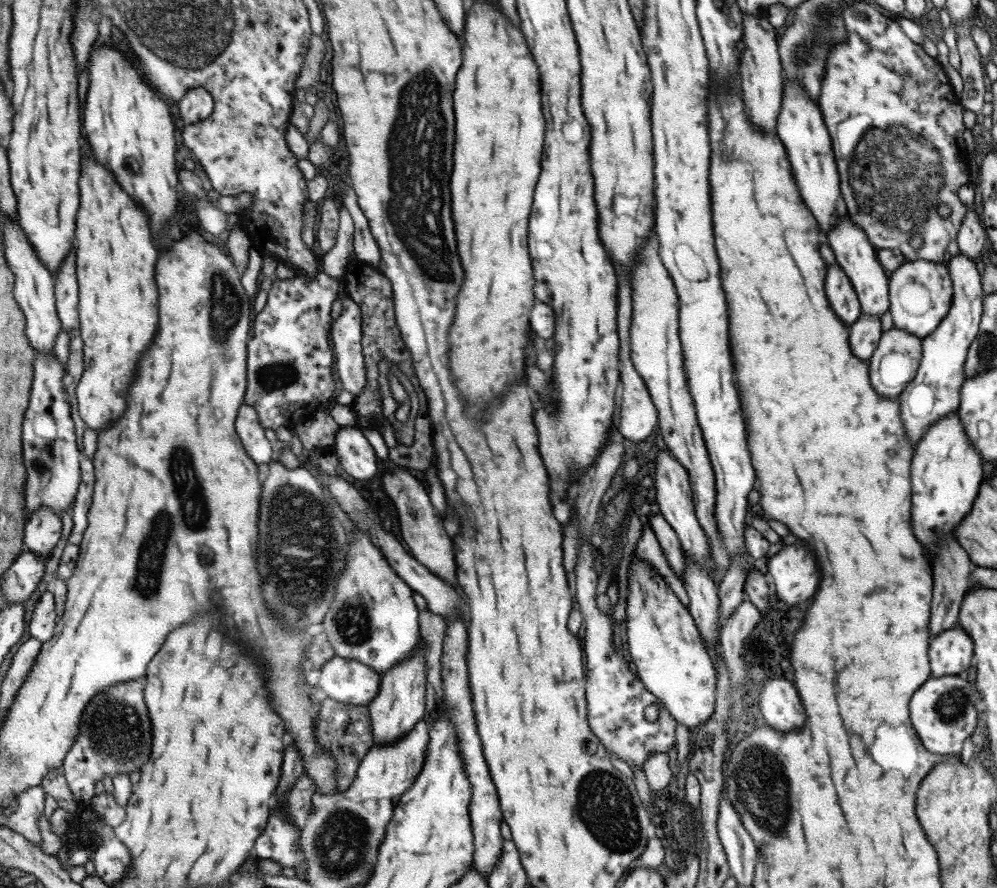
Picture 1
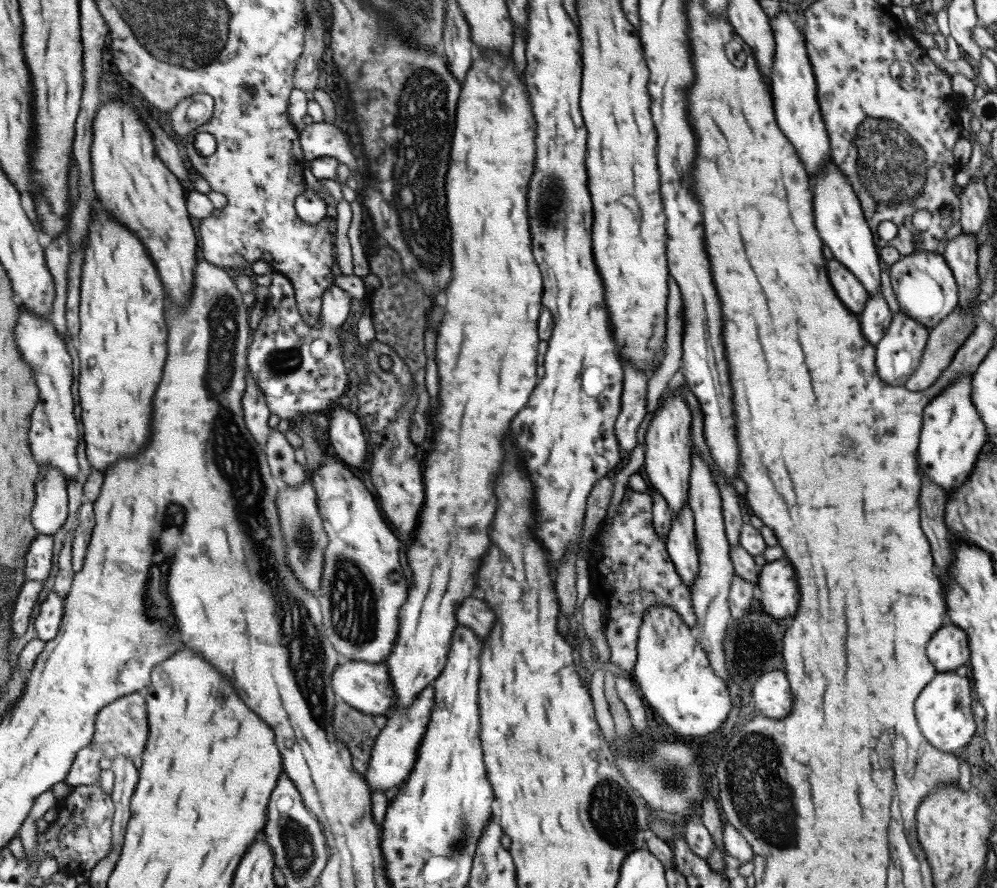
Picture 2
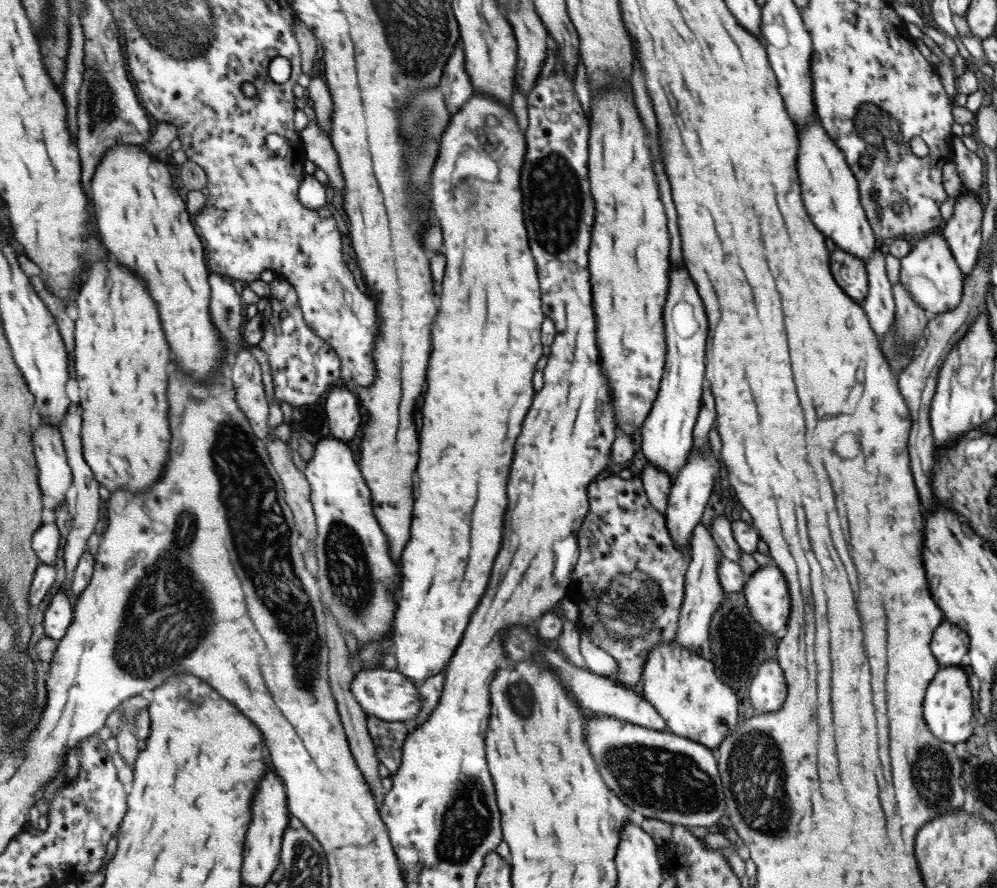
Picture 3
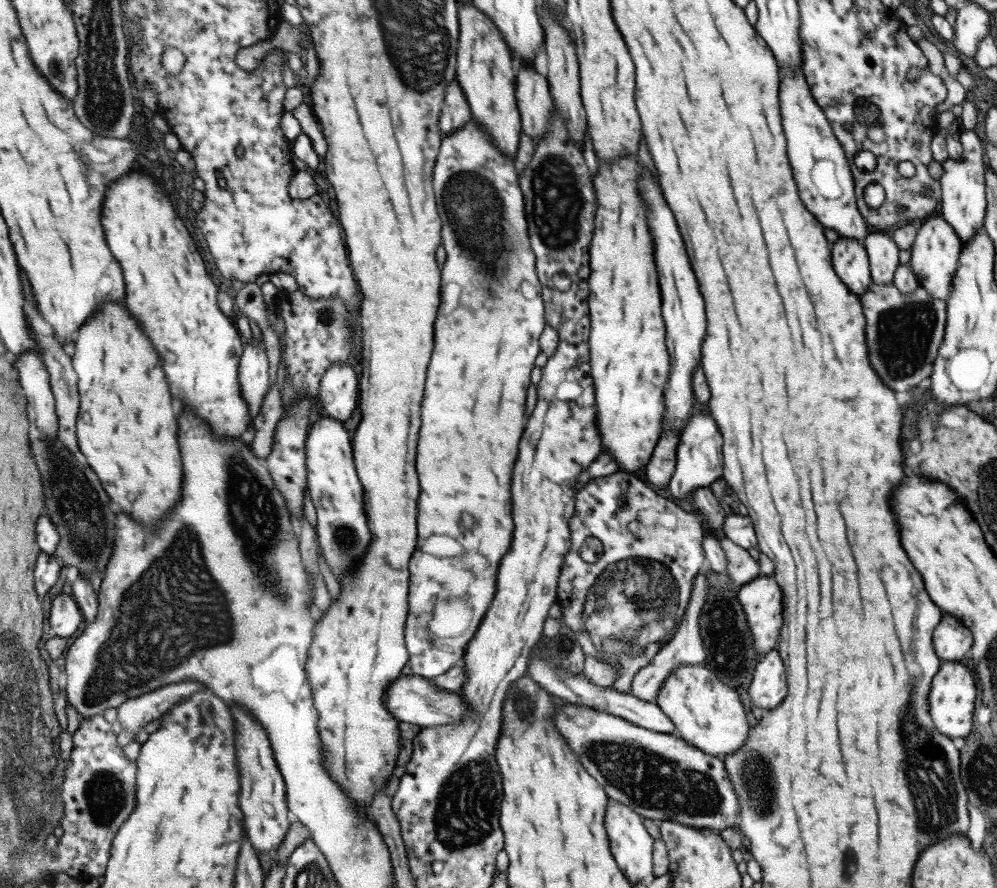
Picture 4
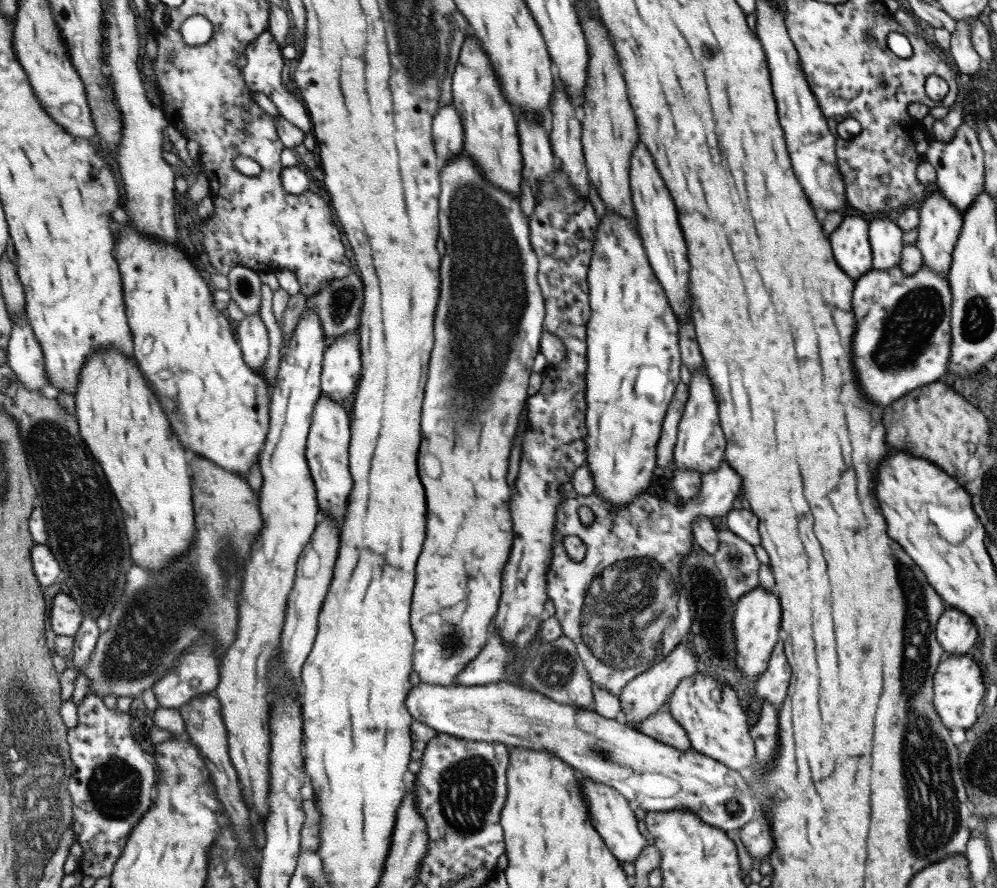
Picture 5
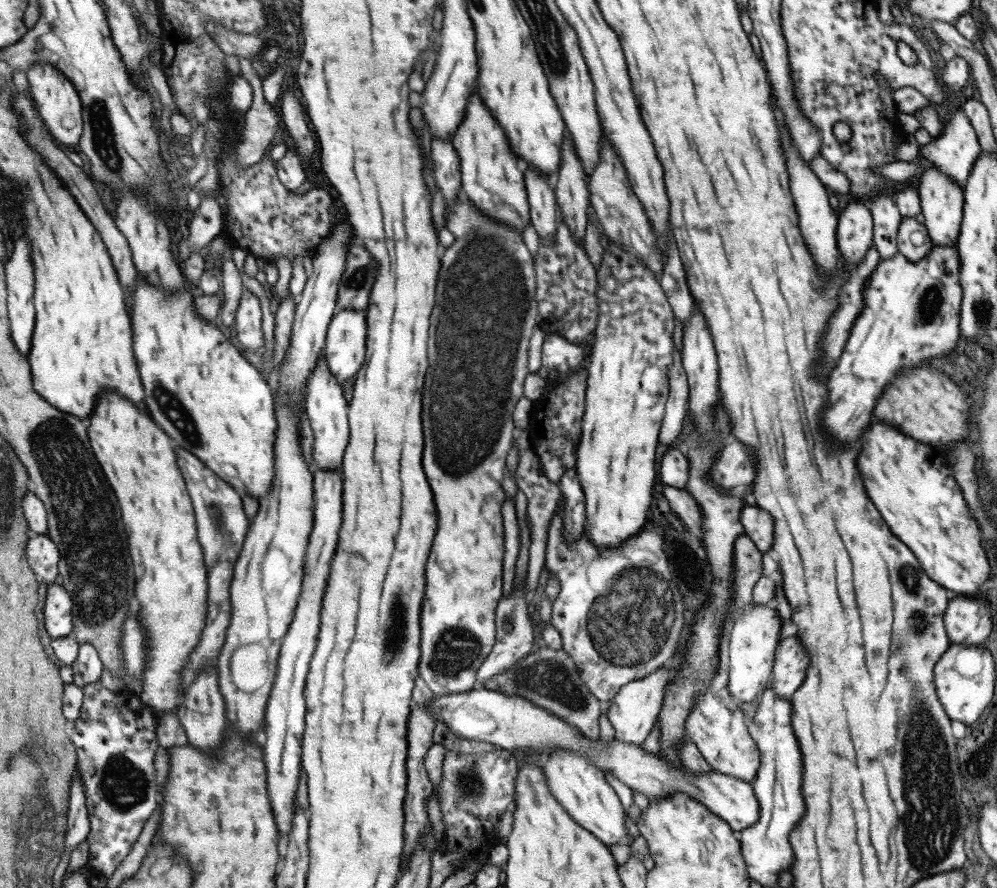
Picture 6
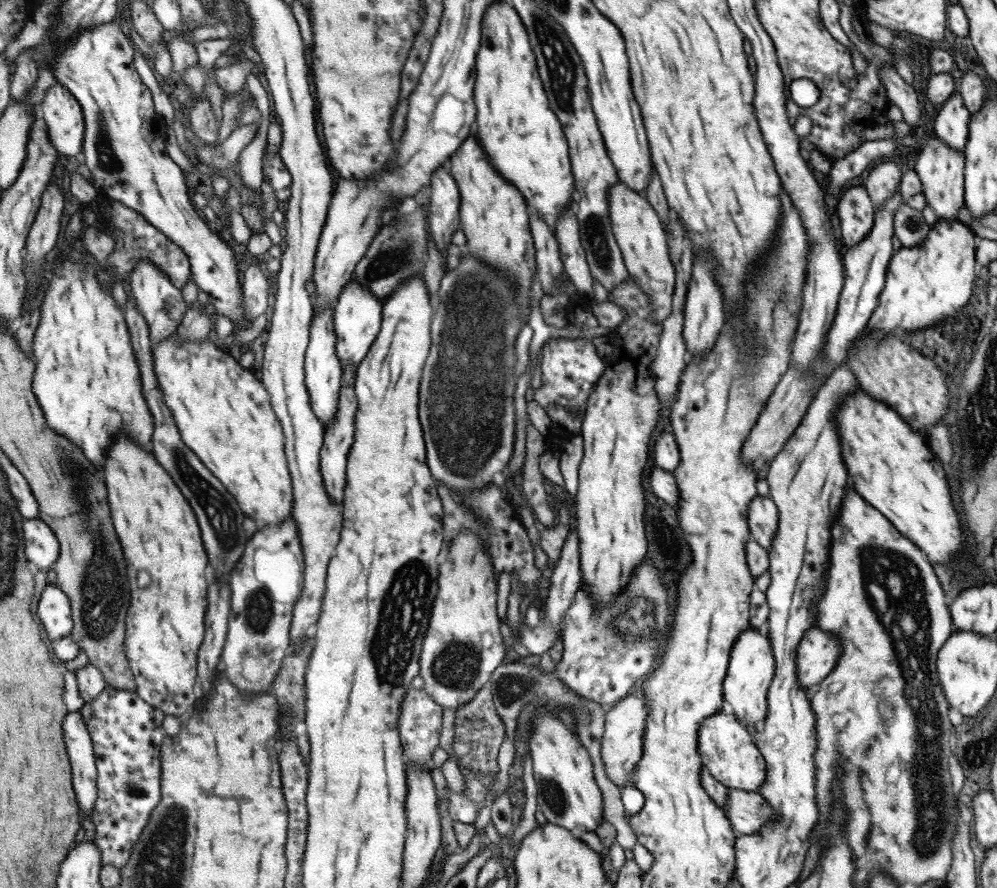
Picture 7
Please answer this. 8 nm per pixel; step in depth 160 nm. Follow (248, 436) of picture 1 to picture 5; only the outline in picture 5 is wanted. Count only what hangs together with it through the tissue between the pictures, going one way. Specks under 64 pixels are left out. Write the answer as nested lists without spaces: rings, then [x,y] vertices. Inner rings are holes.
[[[246,315],[237,325],[237,338],[245,361],[254,371],[259,372],[270,356],[271,341],[267,325],[259,315]]]

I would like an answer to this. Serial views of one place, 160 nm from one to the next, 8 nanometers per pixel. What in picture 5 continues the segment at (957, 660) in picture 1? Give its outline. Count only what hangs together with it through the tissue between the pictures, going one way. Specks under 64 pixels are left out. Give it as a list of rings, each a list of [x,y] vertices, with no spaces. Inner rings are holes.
[[[945,608],[935,624],[935,640],[945,655],[965,655],[976,644],[977,628],[960,610]]]

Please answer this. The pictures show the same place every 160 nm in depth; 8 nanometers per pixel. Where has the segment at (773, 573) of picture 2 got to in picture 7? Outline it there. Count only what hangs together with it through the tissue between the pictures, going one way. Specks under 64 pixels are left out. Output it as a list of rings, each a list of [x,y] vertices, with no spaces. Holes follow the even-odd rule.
[[[747,627],[737,635],[729,653],[725,678],[722,680],[722,701],[729,712],[749,729],[756,729],[766,715],[766,693],[775,670],[769,639],[765,630]]]

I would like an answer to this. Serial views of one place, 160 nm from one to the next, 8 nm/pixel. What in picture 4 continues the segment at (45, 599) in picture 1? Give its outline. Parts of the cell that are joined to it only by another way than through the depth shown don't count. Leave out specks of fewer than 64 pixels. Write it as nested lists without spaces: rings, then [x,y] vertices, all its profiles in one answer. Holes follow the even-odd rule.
[[[68,590],[50,602],[49,624],[56,637],[75,638],[85,626],[80,605]]]

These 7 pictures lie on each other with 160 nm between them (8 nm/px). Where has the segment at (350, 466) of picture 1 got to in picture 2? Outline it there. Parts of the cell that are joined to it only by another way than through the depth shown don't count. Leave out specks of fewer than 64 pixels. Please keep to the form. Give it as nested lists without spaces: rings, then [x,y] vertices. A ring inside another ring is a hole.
[[[339,405],[331,409],[328,441],[337,456],[351,467],[359,467],[365,462],[367,438],[361,434],[361,415]]]

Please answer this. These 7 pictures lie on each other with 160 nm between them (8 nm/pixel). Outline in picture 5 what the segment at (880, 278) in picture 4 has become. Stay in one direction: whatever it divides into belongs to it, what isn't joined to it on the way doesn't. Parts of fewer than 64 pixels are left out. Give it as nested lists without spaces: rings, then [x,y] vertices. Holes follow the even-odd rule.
[[[893,217],[877,218],[867,226],[872,268],[887,270],[897,266],[903,242],[902,230],[894,224]]]

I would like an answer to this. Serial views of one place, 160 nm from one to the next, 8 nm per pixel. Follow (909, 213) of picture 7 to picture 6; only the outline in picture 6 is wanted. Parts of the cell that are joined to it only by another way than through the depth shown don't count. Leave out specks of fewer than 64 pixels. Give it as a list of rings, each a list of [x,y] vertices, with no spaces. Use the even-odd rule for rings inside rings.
[[[900,218],[899,228],[896,230],[897,252],[907,260],[915,262],[923,258],[932,247],[923,224],[914,218]]]

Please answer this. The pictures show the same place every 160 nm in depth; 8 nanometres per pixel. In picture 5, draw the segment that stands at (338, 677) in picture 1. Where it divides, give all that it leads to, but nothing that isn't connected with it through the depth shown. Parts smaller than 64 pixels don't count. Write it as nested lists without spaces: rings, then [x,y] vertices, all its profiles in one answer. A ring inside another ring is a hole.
[[[420,682],[418,685],[413,687],[412,690],[409,690],[406,705],[408,713],[412,714],[413,720],[428,726],[430,729],[433,729],[438,733],[446,733],[447,735],[455,736],[457,738],[475,740],[477,742],[500,742],[501,744],[506,745],[508,749],[511,747],[528,748],[529,750],[544,750],[545,752],[554,754],[565,764],[571,765],[579,776],[583,776],[593,782],[601,783],[602,785],[614,788],[623,798],[625,798],[625,800],[628,800],[628,802],[637,802],[637,804],[639,804],[639,814],[641,814],[642,811],[647,813],[663,813],[665,811],[675,809],[688,809],[689,812],[696,814],[700,818],[701,822],[704,822],[709,826],[728,831],[735,830],[735,828],[740,829],[744,824],[751,821],[758,812],[757,800],[754,799],[754,796],[750,793],[750,788],[747,783],[743,781],[743,778],[739,775],[739,773],[735,770],[727,768],[727,766],[722,765],[720,762],[709,758],[709,756],[699,754],[691,748],[689,750],[677,750],[672,746],[667,746],[666,744],[643,734],[637,729],[625,726],[619,718],[603,718],[595,711],[589,711],[588,709],[581,709],[570,705],[557,704],[557,702],[549,700],[549,698],[546,698],[537,692],[531,692],[531,690],[526,690],[505,682],[477,686],[463,686],[457,684],[443,686]]]

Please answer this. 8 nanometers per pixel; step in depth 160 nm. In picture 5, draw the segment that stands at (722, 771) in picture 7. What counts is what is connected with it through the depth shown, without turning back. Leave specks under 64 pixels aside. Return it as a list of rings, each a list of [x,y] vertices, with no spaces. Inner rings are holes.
[[[695,672],[679,681],[671,694],[667,711],[686,732],[691,749],[699,754],[709,756],[731,770],[737,771],[753,765],[754,744],[748,733],[750,727],[747,725],[745,713],[743,713],[745,707],[738,703],[736,692],[727,683],[721,684],[716,678],[707,676],[705,672]]]

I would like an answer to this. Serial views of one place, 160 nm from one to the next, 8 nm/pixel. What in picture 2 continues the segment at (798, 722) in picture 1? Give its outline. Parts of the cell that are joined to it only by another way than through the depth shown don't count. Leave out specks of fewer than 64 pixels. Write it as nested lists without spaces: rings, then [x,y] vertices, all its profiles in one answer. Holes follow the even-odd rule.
[[[772,670],[759,676],[751,700],[764,720],[785,718],[791,711],[792,699],[784,671]]]

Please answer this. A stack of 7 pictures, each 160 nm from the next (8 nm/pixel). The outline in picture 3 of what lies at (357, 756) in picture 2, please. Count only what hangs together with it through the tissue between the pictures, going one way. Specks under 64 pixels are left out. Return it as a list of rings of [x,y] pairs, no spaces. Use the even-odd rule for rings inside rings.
[[[366,717],[366,729],[374,746],[376,759],[393,775],[400,764],[402,746],[408,730],[402,721],[384,721]]]

